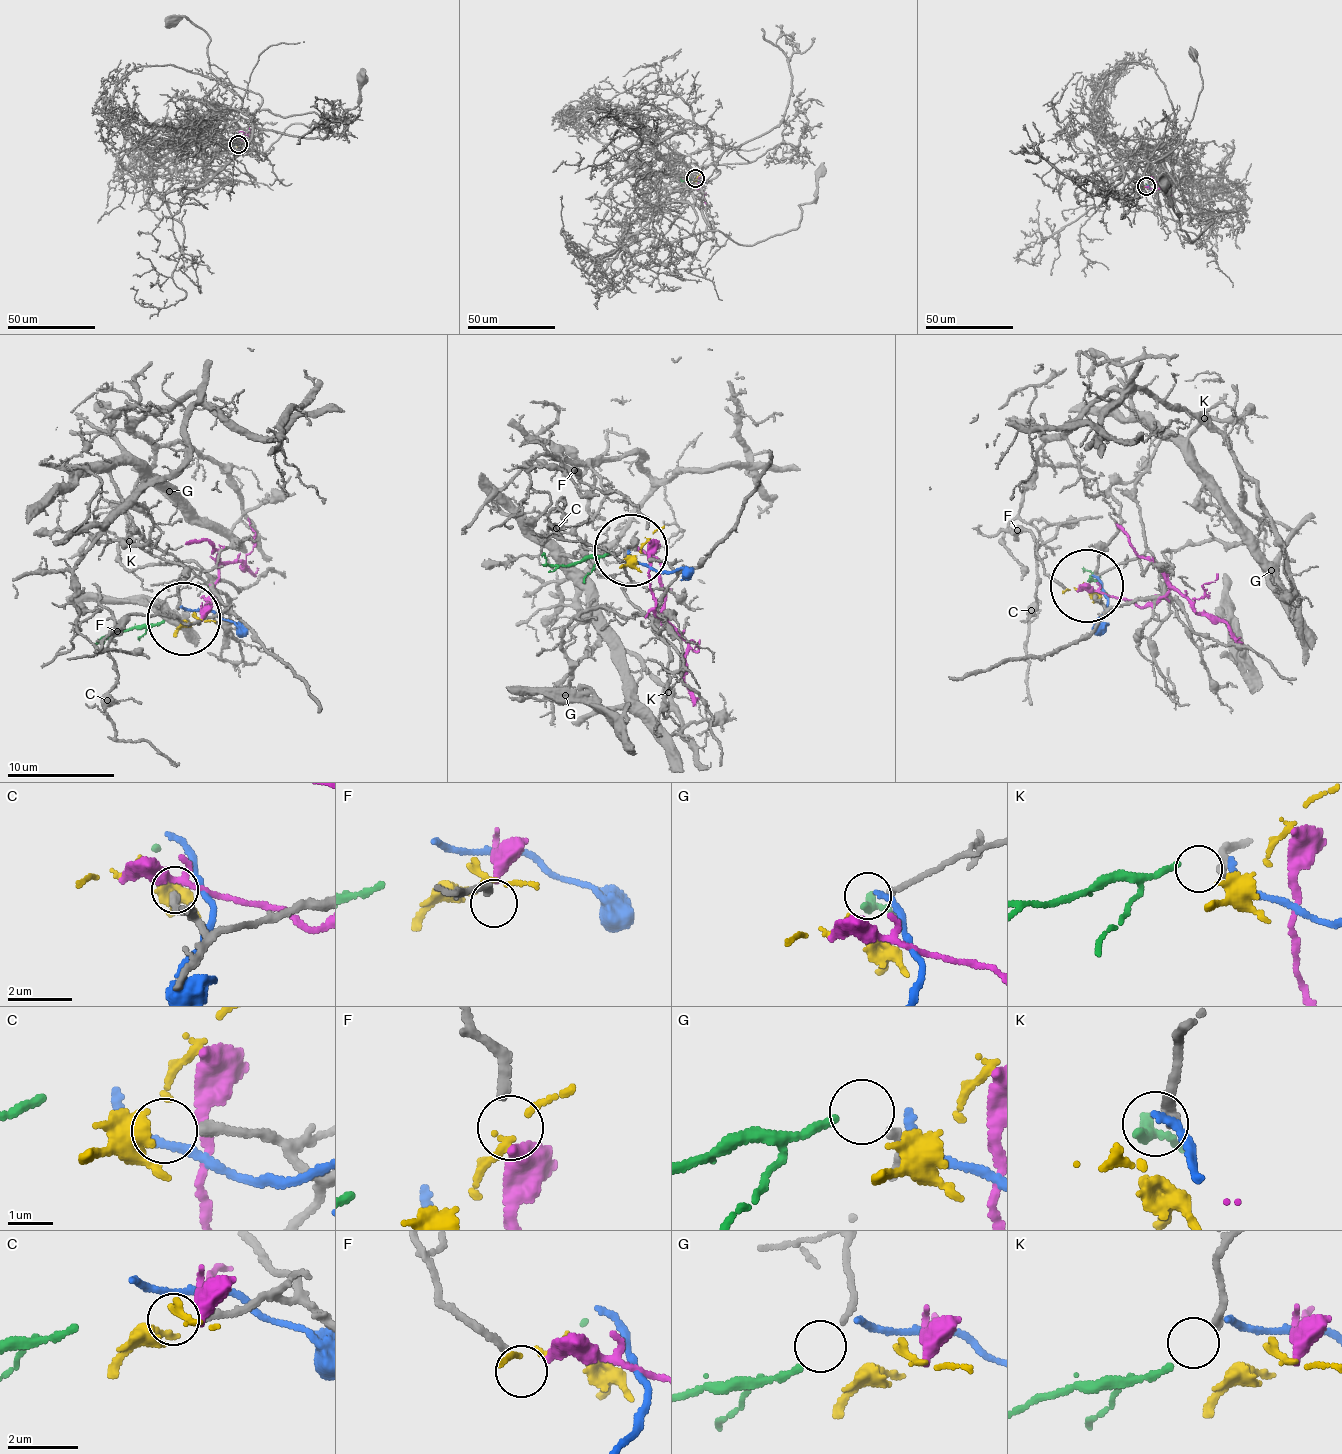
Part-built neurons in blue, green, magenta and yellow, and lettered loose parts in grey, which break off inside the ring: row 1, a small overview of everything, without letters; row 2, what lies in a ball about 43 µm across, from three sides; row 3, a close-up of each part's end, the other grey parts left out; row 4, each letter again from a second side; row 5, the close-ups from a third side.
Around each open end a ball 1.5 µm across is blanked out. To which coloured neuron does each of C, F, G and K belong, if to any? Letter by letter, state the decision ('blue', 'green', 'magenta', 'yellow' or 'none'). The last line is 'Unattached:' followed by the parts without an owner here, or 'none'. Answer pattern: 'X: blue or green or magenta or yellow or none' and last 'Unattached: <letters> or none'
C: yellow
F: magenta
G: green
K: none
Unattached: K

